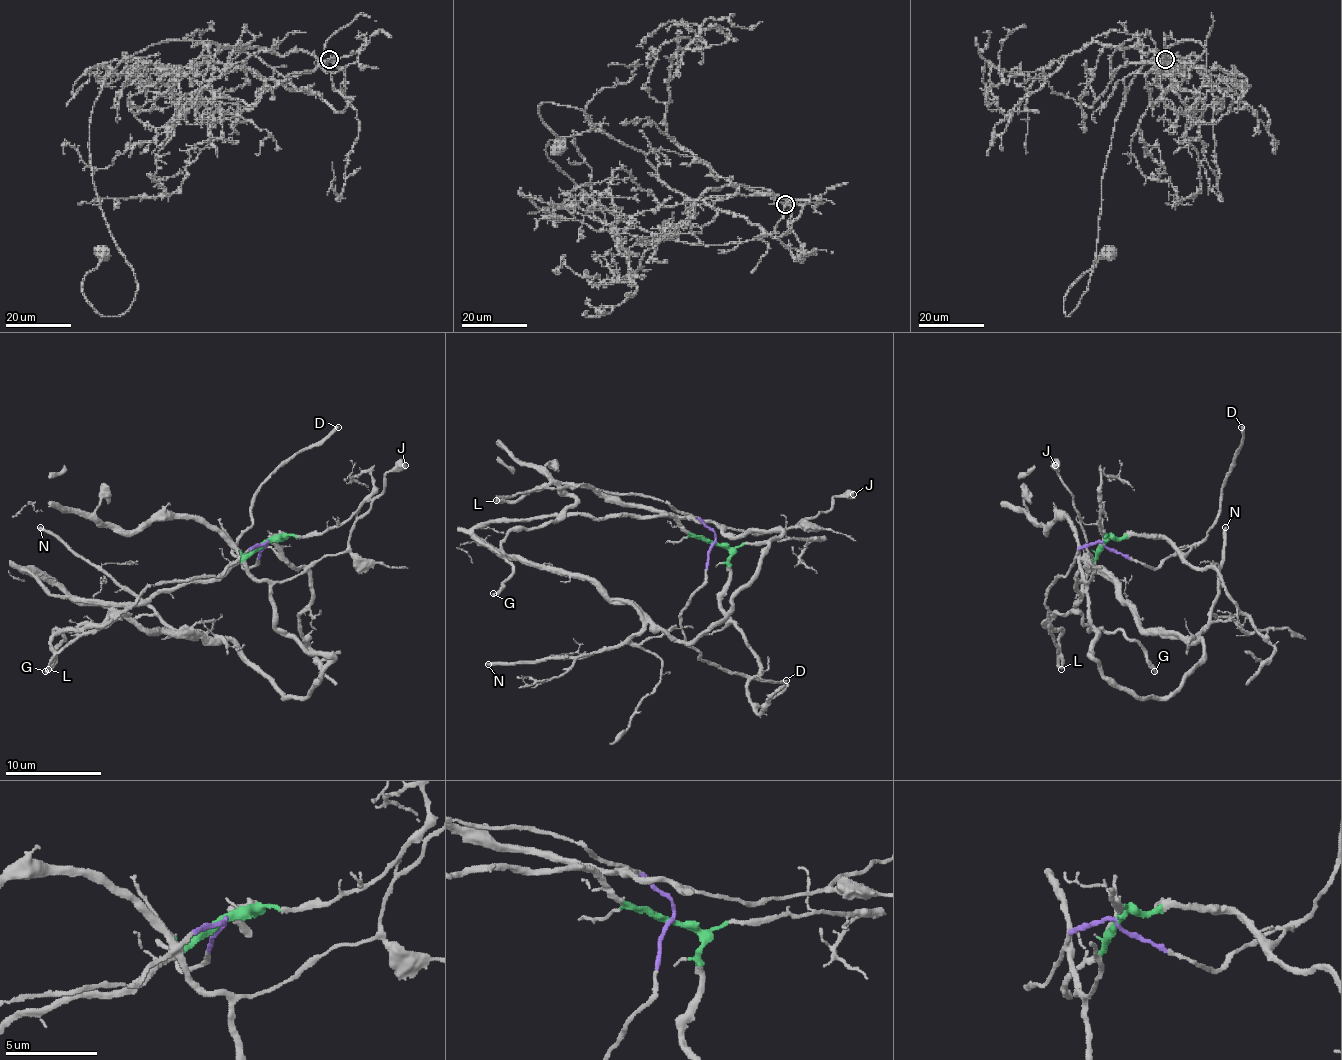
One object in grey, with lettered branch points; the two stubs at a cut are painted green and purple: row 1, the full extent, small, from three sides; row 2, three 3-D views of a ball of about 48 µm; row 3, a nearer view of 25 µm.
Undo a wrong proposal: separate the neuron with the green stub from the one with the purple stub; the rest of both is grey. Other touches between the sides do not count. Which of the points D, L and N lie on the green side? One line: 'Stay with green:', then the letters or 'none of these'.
Stay with green: N

